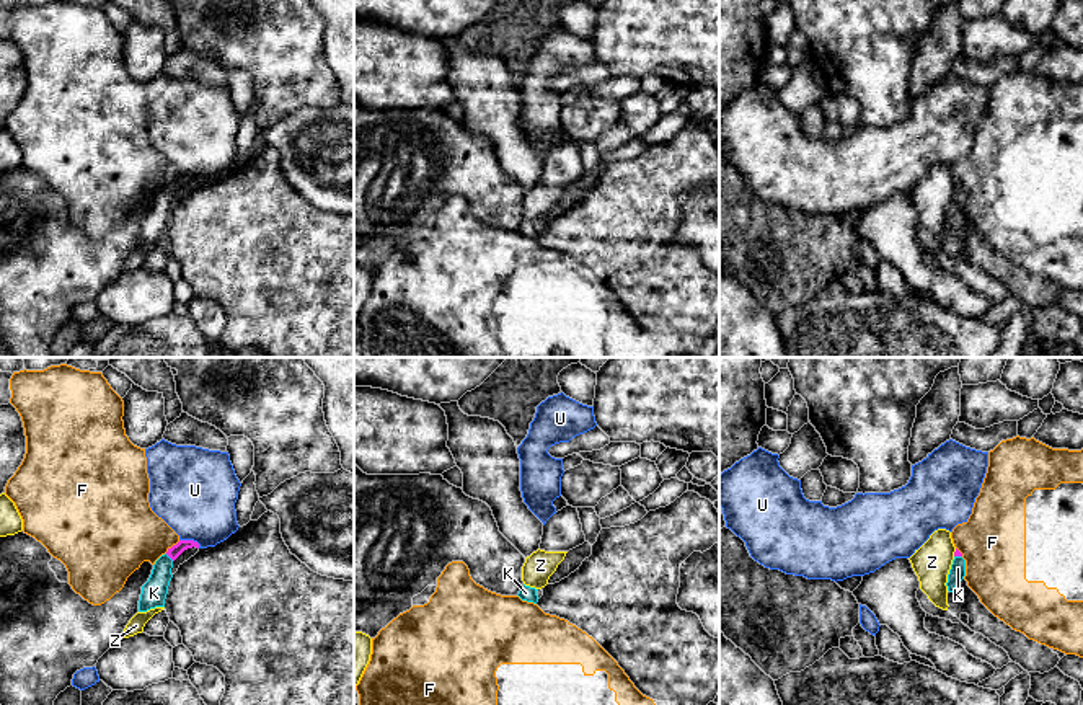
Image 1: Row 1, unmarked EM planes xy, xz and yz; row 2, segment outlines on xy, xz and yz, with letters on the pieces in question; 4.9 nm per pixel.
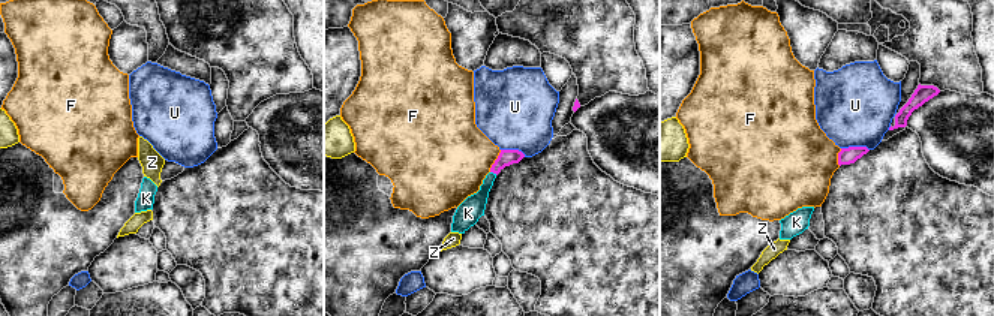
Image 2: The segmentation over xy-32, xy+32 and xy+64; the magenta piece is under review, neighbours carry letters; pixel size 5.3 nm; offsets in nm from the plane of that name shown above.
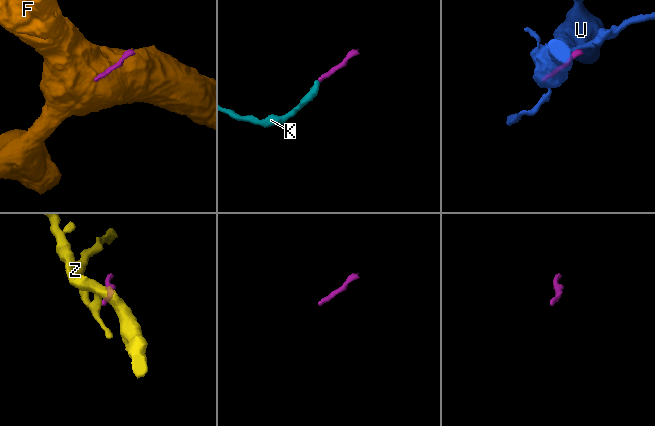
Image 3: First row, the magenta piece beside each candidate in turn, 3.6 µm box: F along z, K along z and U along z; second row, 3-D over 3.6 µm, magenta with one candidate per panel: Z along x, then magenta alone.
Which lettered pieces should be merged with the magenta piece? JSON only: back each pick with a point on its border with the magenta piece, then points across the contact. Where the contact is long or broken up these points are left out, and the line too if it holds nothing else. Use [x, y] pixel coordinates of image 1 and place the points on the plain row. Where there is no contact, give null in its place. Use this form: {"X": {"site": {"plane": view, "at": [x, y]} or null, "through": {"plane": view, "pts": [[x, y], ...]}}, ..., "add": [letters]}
{"K": {"site": {"plane": "xy", "at": [170, 191]}, "through": {"plane": "xy", "pts": [[181, 180], [170, 191], [162, 201], [154, 227]]}}, "add": ["K"]}

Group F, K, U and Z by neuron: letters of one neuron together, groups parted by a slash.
F / K / U / Z

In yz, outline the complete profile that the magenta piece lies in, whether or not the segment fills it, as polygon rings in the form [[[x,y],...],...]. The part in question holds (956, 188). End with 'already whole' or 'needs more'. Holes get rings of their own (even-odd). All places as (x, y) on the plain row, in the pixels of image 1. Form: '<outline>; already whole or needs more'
[[[956,183],[946,217],[948,225],[953,227],[954,222],[964,214],[964,211],[966,211],[966,194],[962,193],[962,188]]]; needs more

